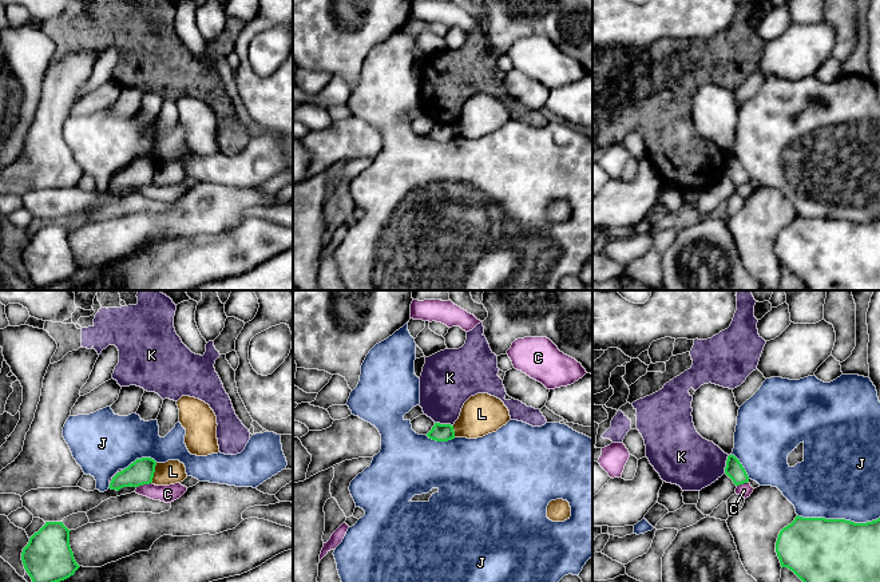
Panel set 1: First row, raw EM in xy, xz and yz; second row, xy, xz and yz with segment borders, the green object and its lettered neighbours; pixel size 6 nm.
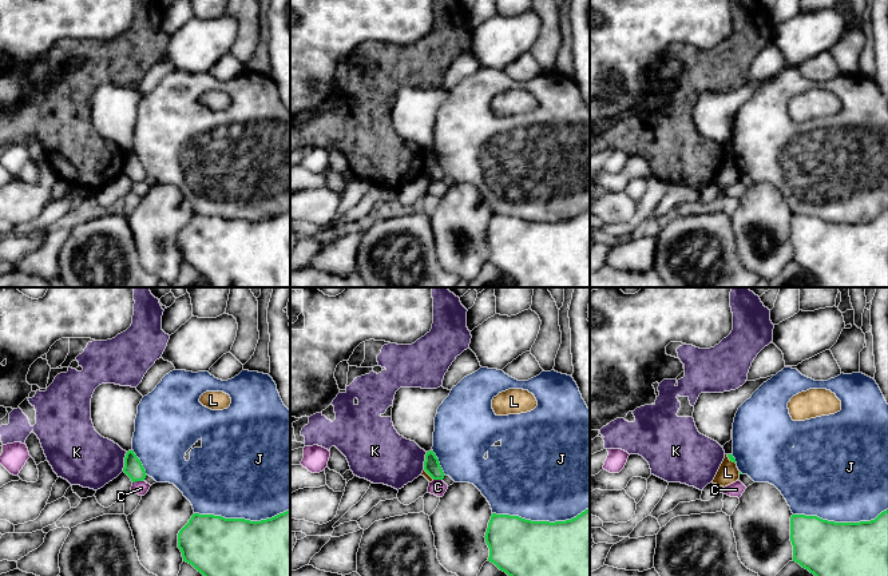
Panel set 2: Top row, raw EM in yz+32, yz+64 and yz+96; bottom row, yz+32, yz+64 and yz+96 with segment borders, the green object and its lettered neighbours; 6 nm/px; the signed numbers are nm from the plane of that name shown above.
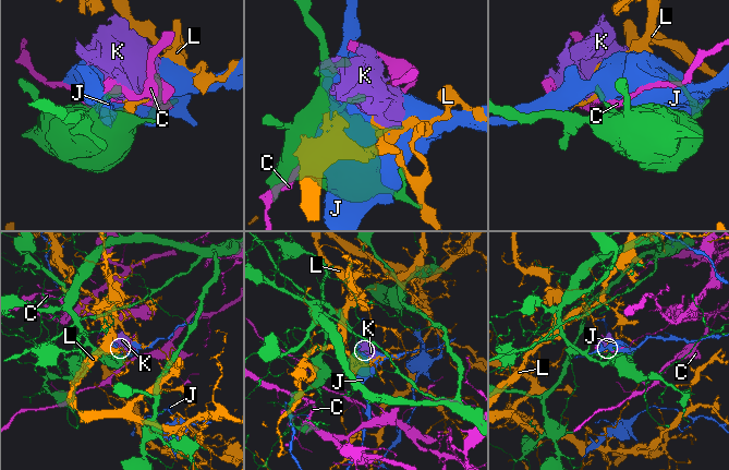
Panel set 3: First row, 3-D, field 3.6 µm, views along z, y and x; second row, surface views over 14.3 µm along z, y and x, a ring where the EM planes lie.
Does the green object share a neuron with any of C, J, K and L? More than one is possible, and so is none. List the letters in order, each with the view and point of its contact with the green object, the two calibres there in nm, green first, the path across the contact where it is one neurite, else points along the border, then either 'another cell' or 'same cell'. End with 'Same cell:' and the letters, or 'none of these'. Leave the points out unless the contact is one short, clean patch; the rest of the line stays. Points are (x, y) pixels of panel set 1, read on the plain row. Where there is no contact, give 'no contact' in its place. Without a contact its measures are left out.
C: contact xy (143, 183); calibres 150 and 110 nm; another cell
J: contact yz (839, 220); calibres 500 and 480 nm; another cell
K: contact xz (444, 125); calibres 110 and 320 nm; border xz (435, 122), (452, 126); another cell
L: contact xy (154, 171); calibres 150 and 140 nm; another cell
Same cell: none of these

